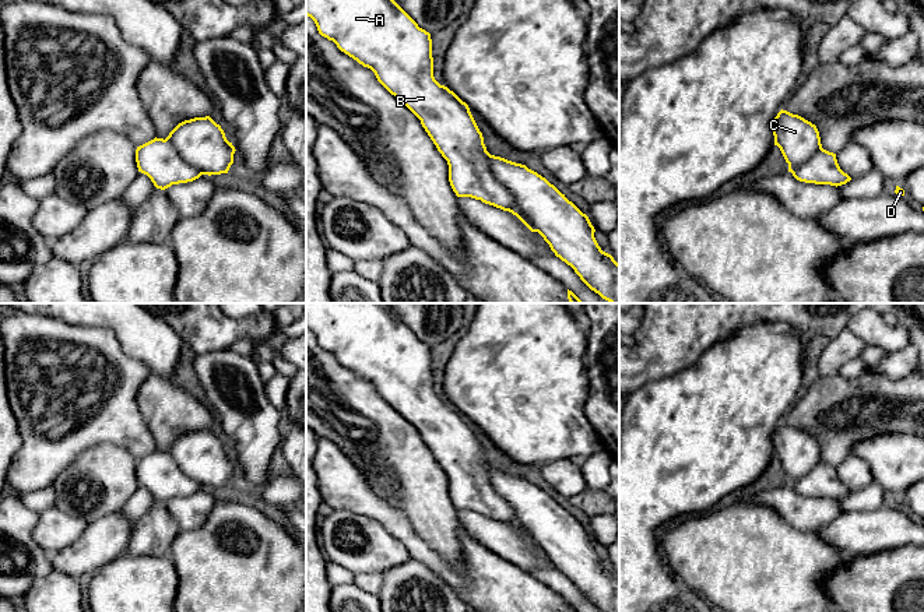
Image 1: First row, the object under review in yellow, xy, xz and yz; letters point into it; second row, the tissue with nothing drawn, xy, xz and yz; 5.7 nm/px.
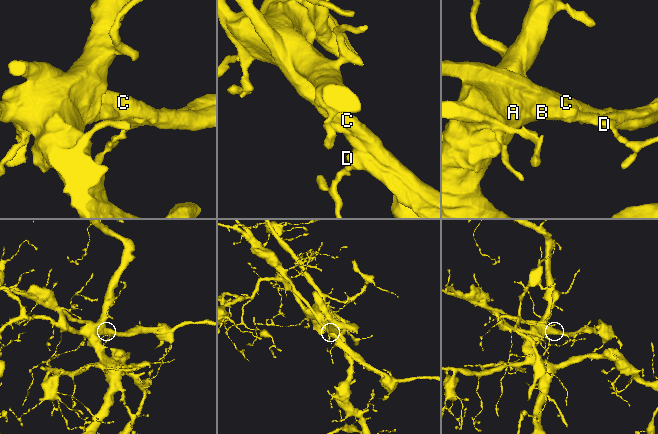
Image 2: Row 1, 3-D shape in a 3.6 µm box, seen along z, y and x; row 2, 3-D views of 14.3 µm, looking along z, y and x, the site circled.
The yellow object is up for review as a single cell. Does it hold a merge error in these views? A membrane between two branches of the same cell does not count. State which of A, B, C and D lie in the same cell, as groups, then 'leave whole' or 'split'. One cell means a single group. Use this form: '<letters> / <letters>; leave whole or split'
A B D / C; split

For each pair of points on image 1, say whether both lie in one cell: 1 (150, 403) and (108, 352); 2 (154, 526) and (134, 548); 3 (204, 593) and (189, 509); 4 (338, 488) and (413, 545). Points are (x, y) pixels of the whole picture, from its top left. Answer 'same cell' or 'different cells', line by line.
1: different cells
2: same cell
3: different cells
4: same cell

